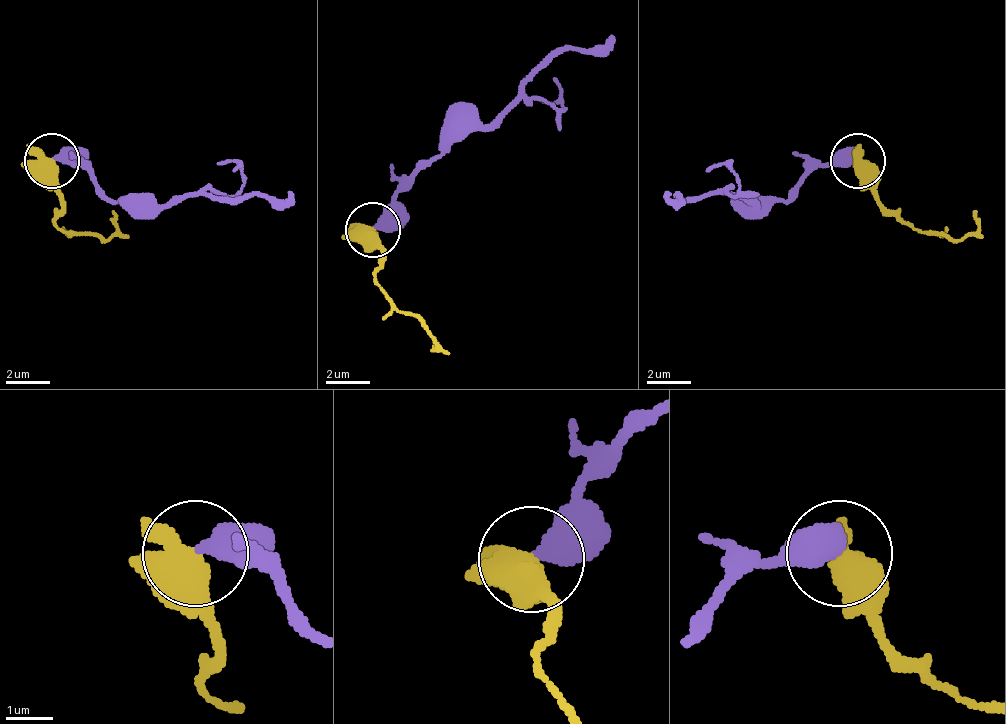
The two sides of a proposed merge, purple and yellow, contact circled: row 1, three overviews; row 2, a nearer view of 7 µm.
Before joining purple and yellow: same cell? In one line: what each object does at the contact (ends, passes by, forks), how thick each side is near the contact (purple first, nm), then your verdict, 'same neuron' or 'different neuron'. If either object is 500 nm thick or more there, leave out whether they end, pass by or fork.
480/550 nm | same neuron

